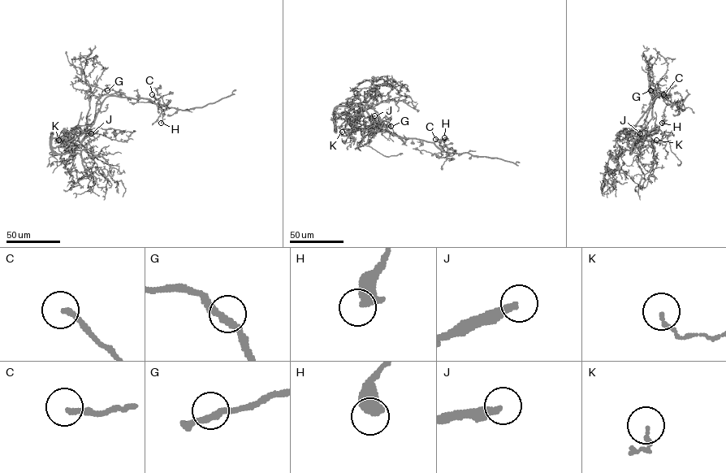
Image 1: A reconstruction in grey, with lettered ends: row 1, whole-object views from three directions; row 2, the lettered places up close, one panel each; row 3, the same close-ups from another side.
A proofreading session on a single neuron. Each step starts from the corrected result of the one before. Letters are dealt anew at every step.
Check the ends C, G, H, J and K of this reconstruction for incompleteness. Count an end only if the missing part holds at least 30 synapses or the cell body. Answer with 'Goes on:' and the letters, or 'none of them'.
Goes on: J

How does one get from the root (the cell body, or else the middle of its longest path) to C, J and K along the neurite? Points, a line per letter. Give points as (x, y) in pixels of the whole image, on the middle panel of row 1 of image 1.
C: (378, 115), (394, 134), (432, 141), (446, 151), (447, 146), (443, 141), (435, 139)
J: (378, 115), (382, 122), (372, 123), (369, 115), (374, 115)
K: (378, 115), (371, 107), (345, 103), (352, 109), (344, 119), (354, 128), (350, 135), (341, 135), (342, 132)

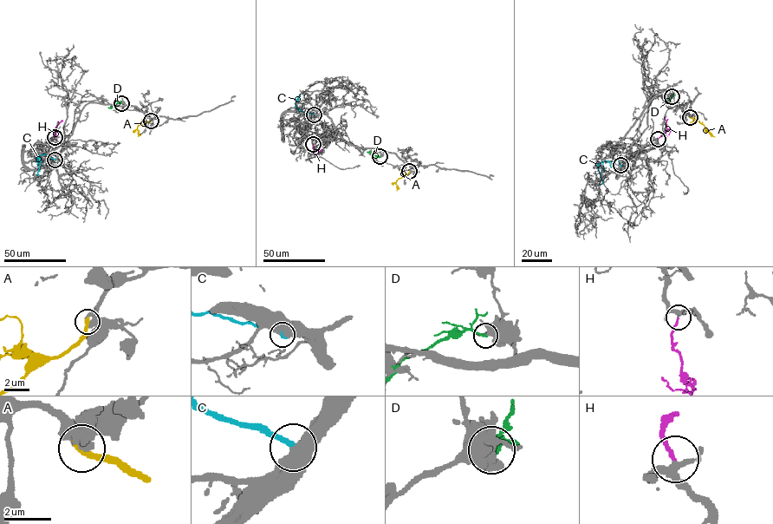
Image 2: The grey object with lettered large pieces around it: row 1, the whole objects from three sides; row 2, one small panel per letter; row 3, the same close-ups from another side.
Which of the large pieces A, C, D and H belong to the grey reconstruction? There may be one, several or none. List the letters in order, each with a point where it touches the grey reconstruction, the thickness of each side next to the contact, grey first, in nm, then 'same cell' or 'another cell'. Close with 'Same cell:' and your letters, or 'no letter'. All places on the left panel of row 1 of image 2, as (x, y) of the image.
A: meets grey at (151, 121); 500 nm thick on the grey side, 280 nm on the other; same cell
C: meets grey at (55, 160); 700 nm thick on the grey side, 280 nm on the other; another cell
D: meets grey at (121, 103); 380 nm thick on the grey side, 200 nm on the other; another cell
H: meets grey at (55, 137); 240 nm thick on the grey side, 150 nm on the other; same cell
Same cell: A, H

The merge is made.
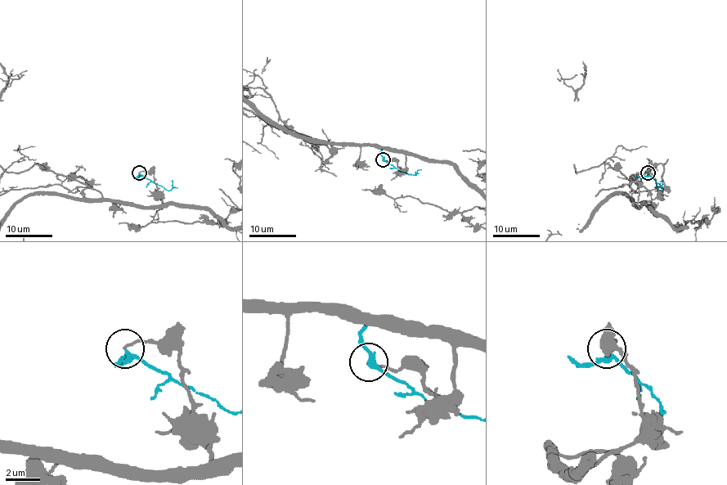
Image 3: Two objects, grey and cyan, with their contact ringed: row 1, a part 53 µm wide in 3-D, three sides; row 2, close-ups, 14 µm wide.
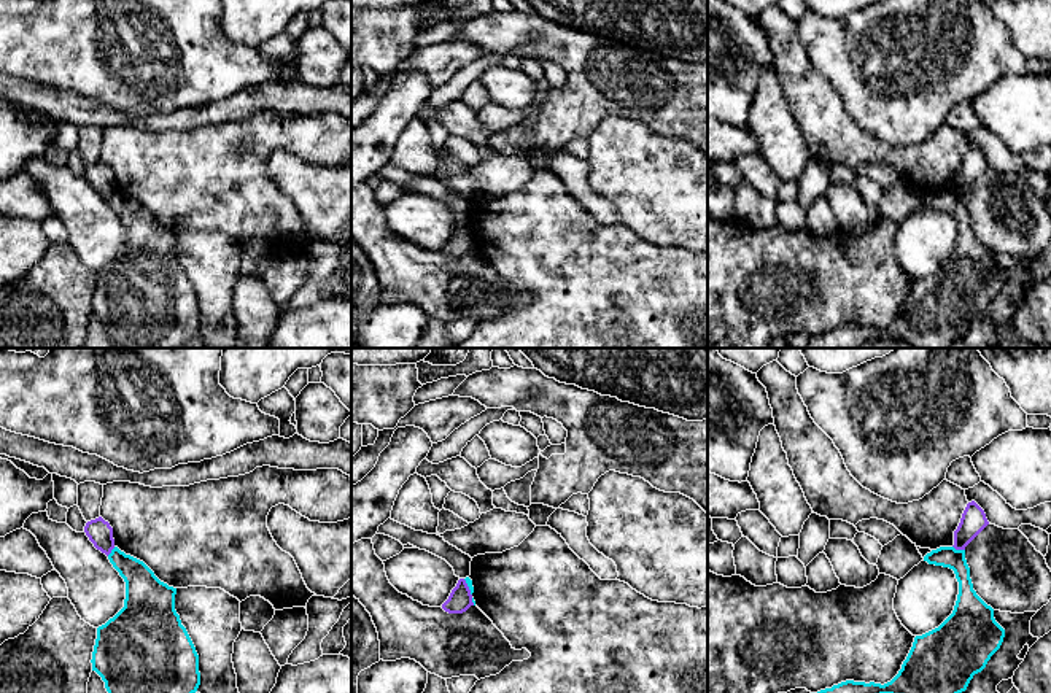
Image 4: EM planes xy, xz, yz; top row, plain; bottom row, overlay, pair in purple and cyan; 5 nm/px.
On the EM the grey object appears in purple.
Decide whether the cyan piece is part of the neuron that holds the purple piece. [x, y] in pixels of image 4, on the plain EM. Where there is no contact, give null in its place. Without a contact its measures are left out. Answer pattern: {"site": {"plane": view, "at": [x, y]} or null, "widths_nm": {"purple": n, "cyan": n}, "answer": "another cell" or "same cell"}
{"site": {"plane": "yz", "at": [959, 193]}, "widths_nm": {"purple": 130, "cyan": 110}, "answer": "another cell"}

